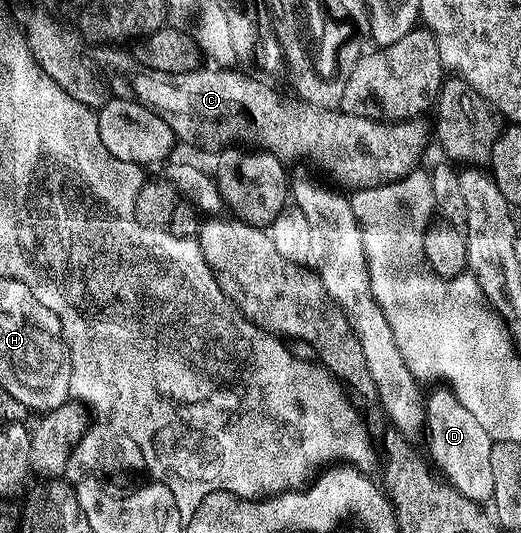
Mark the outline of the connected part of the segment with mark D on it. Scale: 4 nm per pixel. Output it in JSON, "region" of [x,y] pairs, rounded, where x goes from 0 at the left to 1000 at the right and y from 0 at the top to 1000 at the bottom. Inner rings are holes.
{"region":[[[837,726],[821,745],[821,842],[837,863],[841,878],[852,886],[850,901],[894,940],[942,942],[948,921],[948,891],[940,886],[940,846],[944,822],[925,809],[925,794],[879,756],[879,749],[858,726]]]}

